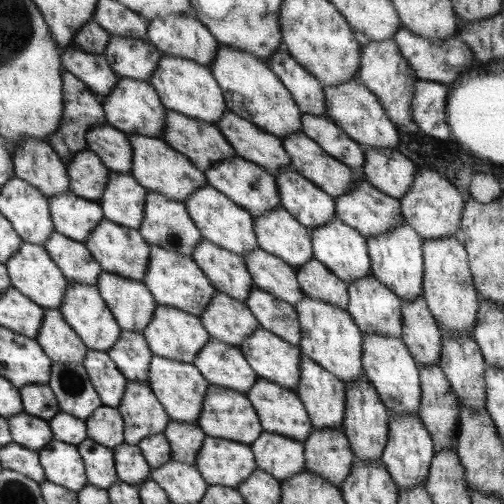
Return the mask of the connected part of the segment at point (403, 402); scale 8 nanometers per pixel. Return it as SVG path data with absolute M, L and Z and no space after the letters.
M362 334L361 366L364 377L375 389L389 415L402 412L417 415L420 405L419 369L400 337Z

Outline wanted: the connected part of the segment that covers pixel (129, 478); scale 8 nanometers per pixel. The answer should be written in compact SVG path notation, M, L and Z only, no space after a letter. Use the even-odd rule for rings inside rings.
M121 443L112 449L114 469L121 482L138 486L150 476L150 468L137 445Z

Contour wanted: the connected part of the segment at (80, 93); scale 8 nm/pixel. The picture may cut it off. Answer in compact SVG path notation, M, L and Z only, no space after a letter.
M61 72L62 82L62 114L58 129L50 134L45 142L55 151L58 160L65 165L73 156L82 150L88 149L85 135L86 132L97 125L105 124L104 112L101 103L98 102L94 94L86 89L81 80L73 77L69 72Z

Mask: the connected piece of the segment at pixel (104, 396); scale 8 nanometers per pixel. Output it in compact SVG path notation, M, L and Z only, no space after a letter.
M86 349L82 365L88 374L92 387L100 398L101 404L109 408L117 408L127 380L117 370L108 354Z

